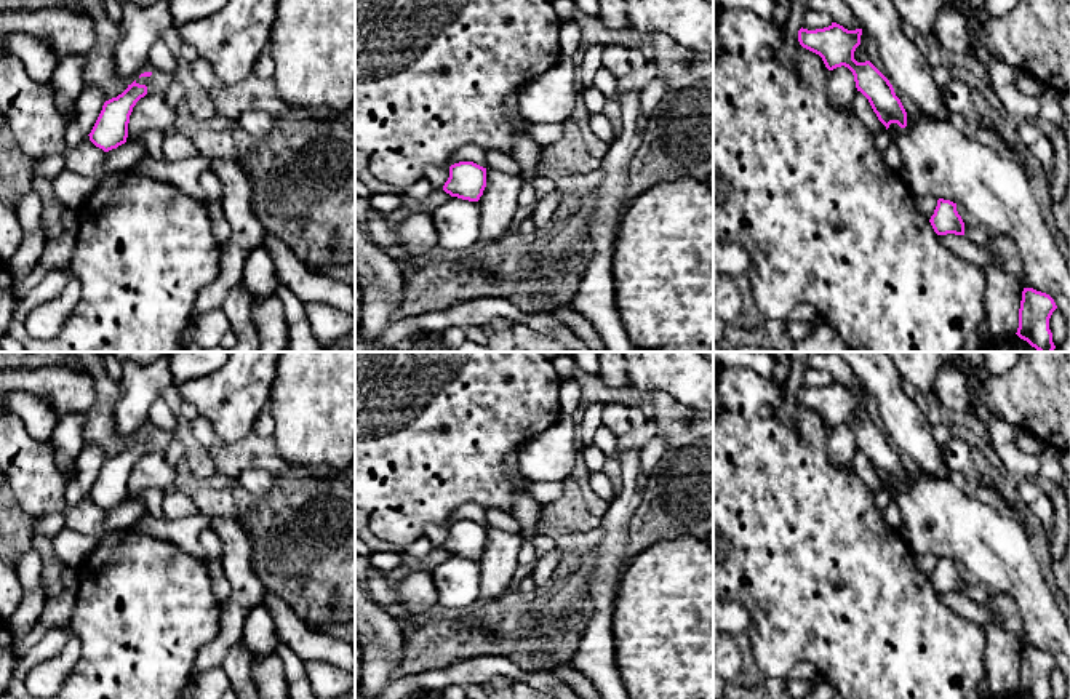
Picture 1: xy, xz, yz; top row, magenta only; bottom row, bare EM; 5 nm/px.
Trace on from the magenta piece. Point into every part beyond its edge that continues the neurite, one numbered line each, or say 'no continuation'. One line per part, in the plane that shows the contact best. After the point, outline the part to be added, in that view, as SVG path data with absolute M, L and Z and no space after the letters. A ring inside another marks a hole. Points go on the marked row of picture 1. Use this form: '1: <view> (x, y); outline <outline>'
no continuation

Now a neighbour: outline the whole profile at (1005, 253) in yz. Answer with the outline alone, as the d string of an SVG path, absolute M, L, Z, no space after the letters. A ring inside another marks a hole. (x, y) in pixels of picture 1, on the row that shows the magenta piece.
M1003 234L988 235L984 248L992 254L998 269L1014 275L1022 283L1022 258L1012 238Z

